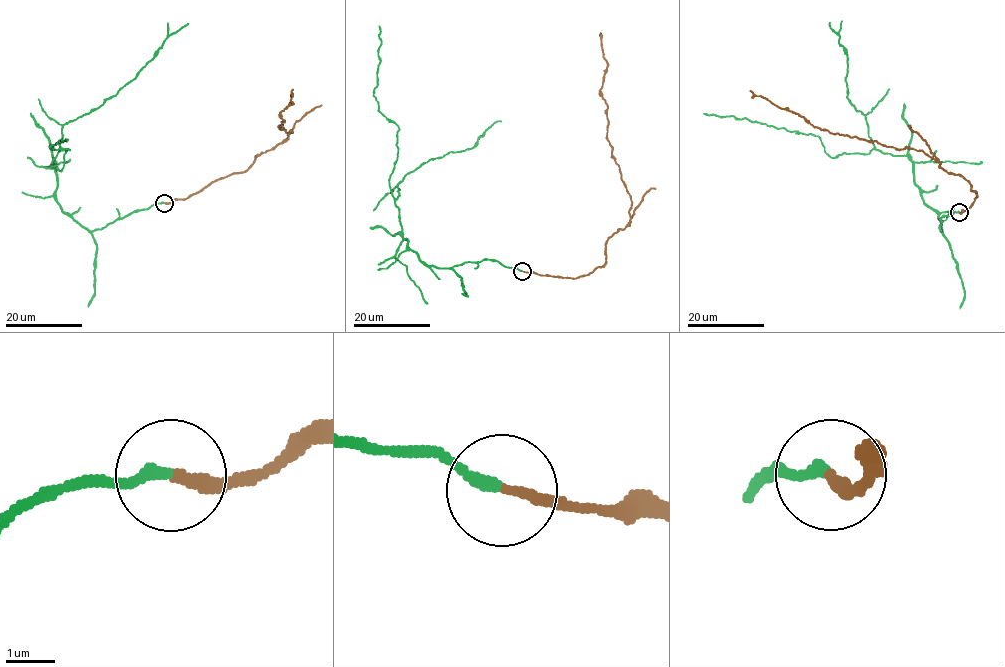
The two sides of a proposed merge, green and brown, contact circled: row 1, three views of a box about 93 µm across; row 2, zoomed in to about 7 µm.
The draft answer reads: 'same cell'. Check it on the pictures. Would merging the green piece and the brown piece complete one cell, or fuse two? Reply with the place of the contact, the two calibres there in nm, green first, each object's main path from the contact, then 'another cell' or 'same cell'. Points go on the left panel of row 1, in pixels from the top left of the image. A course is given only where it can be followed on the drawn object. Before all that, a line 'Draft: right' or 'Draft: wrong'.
Draft: right
at (164, 203); 240 nm thick on the green side, 220 nm on the other; green runs (163, 203), (87, 230), (57, 200), (53, 159), (61, 126), (96, 110), (128, 84), (167, 37), (188, 23); brown runs (163, 203), (245, 171), (288, 138), (292, 131), (278, 127), (280, 112), (293, 103), (293, 89); same cell

